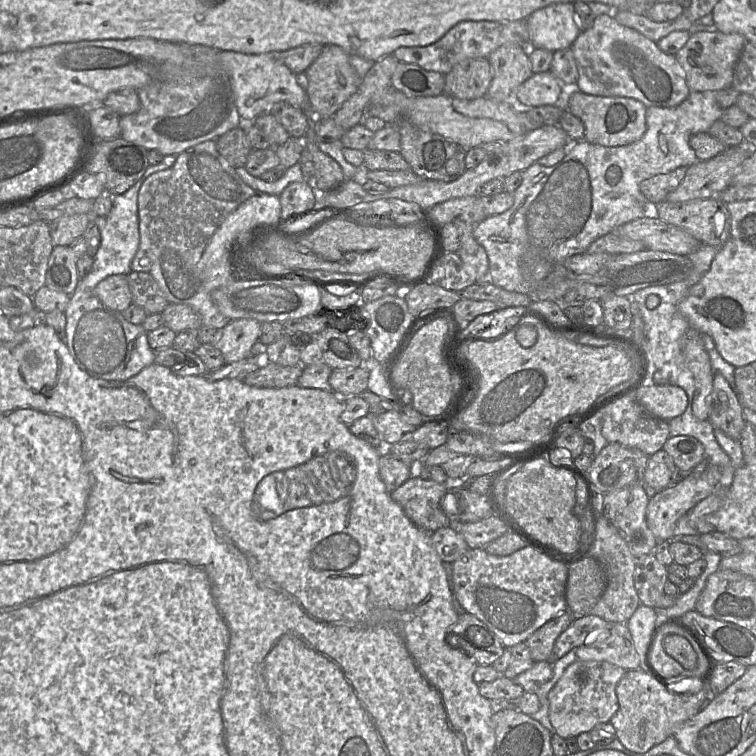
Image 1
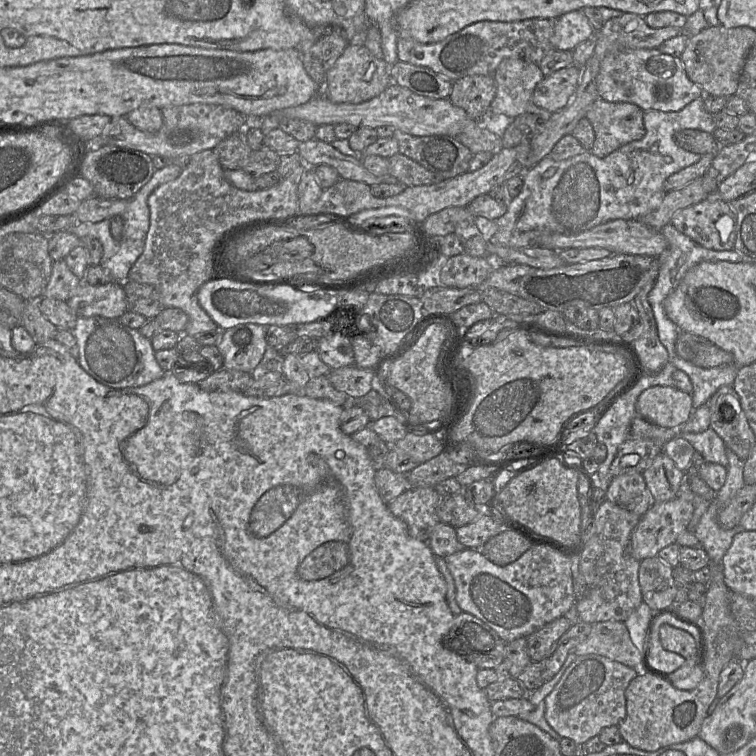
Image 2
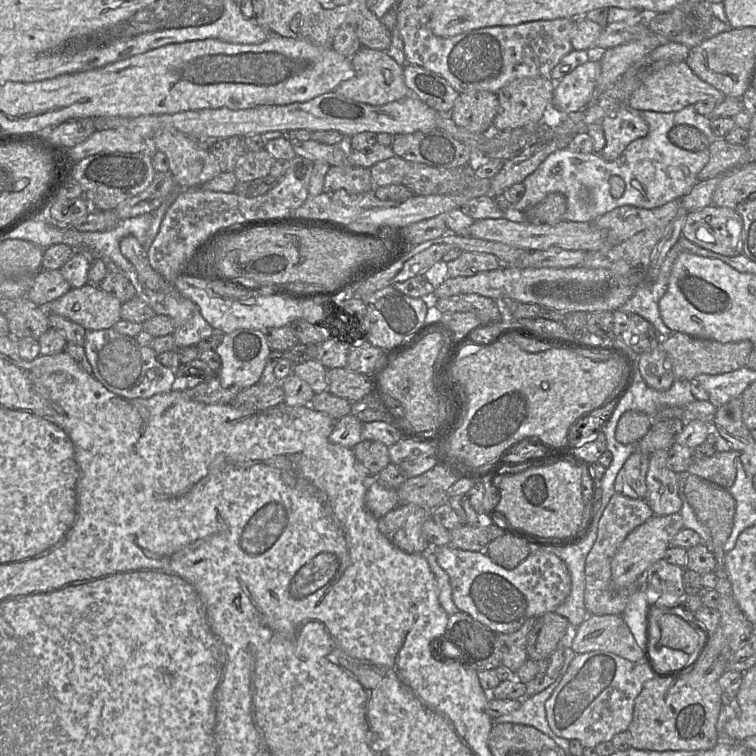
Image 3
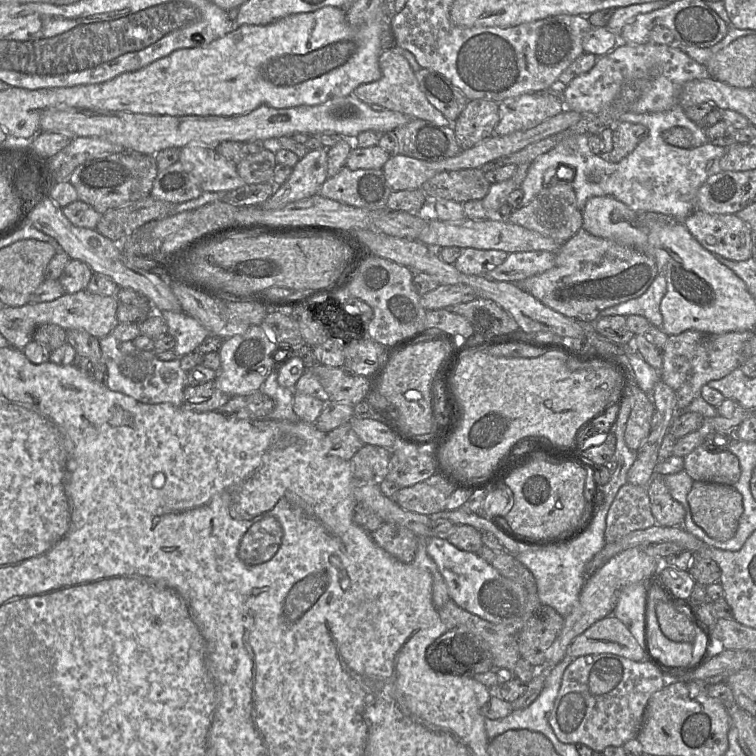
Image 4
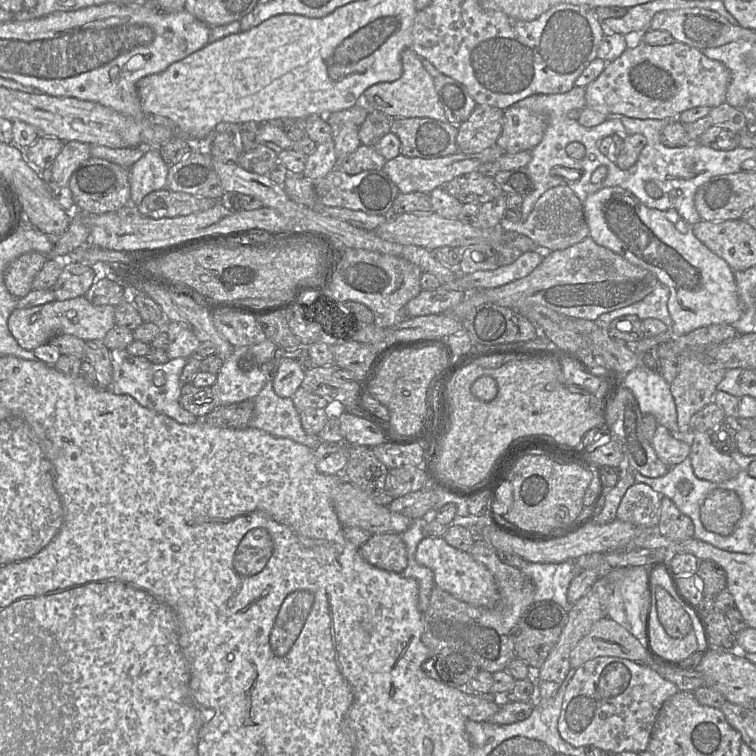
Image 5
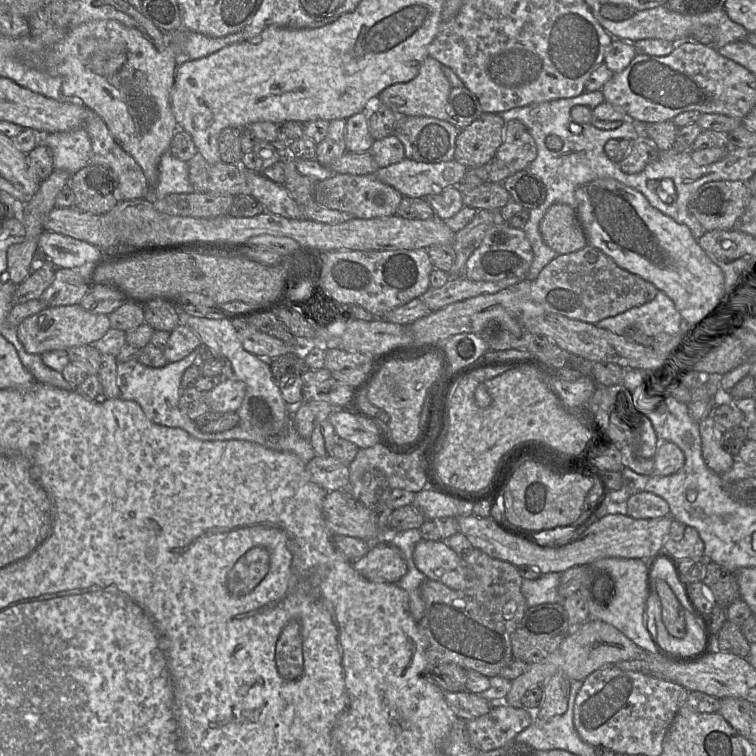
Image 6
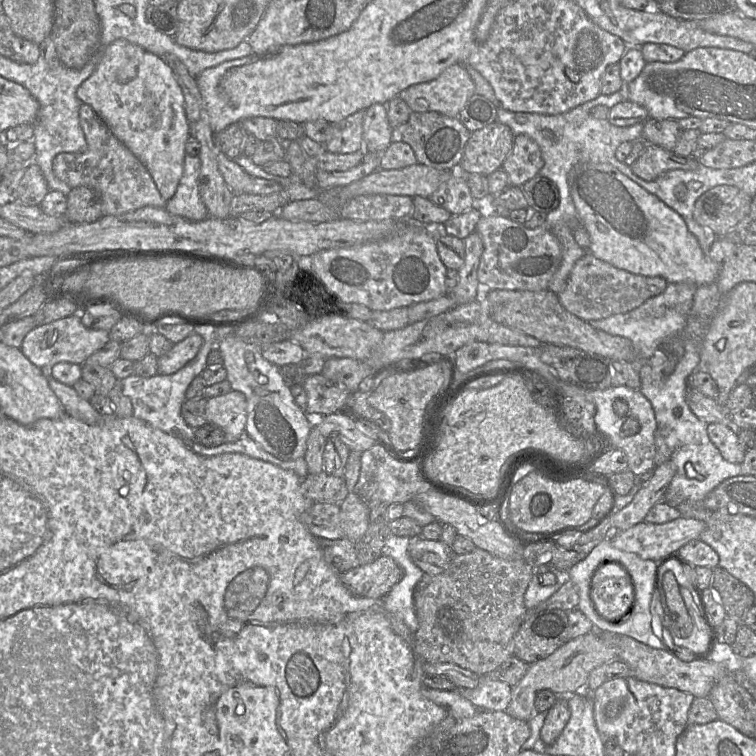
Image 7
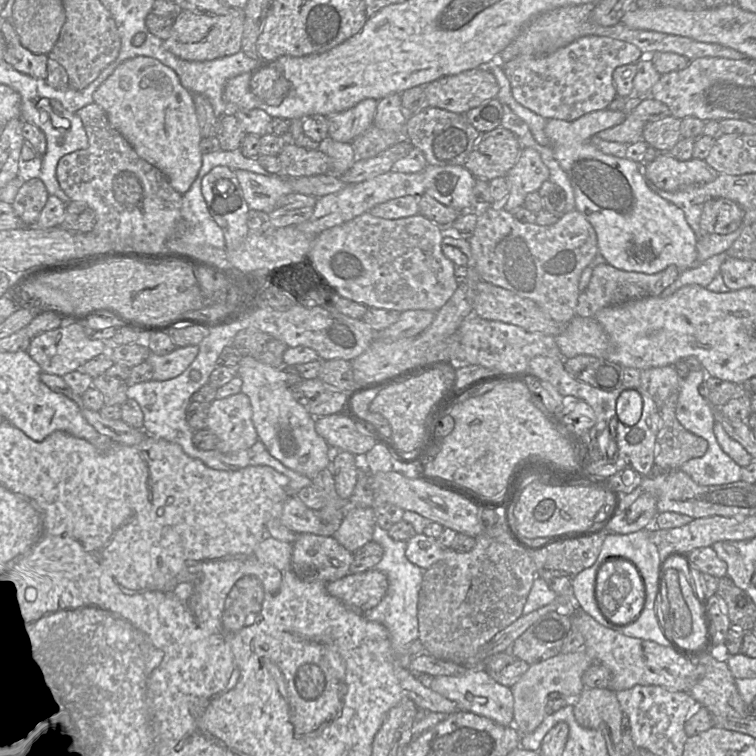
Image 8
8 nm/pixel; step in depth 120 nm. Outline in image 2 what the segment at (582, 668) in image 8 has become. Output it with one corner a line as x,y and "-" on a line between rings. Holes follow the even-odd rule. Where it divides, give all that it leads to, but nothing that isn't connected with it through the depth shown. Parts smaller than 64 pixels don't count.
622,621
593,623
588,637
572,651
578,656
596,654
639,669
641,652
633,644

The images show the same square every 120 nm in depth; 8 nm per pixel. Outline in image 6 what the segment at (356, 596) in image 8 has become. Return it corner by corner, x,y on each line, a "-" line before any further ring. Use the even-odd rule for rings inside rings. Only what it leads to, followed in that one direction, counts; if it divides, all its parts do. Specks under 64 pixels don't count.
384,541
372,543
368,553
352,564
361,576
371,581
397,583
407,573
402,551

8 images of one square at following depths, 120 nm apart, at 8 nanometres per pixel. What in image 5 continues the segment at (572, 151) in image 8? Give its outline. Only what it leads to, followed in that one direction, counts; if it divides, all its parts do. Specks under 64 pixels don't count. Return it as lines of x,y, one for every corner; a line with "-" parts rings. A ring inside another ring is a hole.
608,187
590,194
583,203
589,236
600,246
624,257
628,262
649,270
670,291
667,308
672,319
669,331
673,337
684,336
693,330
714,324
732,325
742,315
734,271
719,256
708,249
675,211
660,211
645,206
631,192
621,187

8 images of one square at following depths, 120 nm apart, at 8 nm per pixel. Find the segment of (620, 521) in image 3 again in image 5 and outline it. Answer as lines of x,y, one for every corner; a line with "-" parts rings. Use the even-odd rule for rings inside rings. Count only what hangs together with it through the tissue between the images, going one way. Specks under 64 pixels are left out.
635,483
623,496
616,519
638,527
656,528
660,519
662,496
645,483

